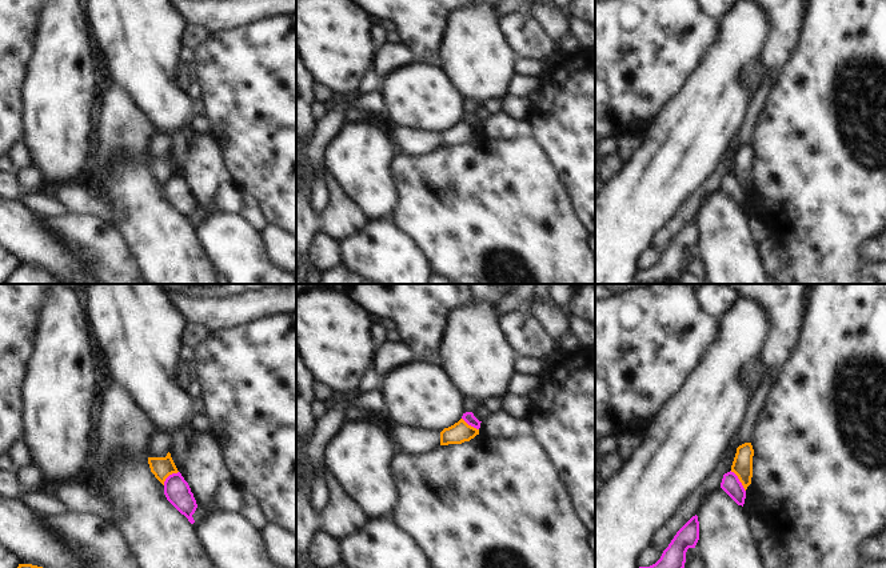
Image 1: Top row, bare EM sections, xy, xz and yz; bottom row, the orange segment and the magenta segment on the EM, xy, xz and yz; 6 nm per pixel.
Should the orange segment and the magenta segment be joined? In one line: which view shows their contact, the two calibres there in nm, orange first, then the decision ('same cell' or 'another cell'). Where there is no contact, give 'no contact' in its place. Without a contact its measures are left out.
contact in yz; calibres 130 and 110 nm; another cell

